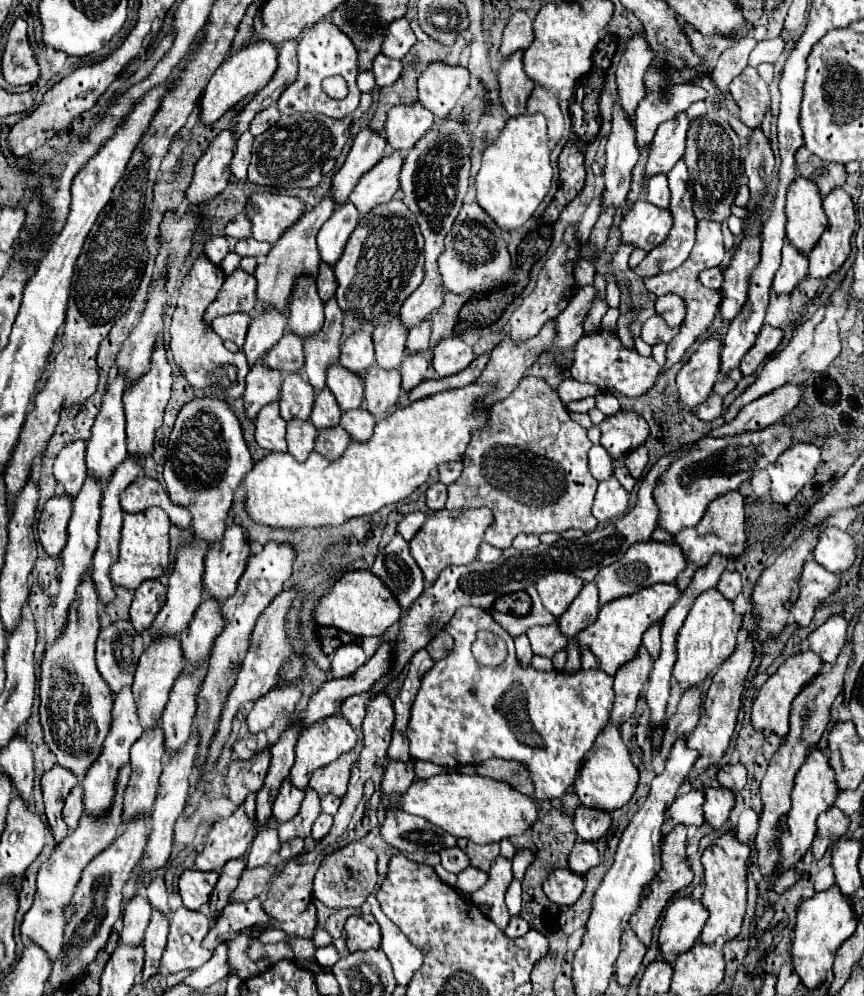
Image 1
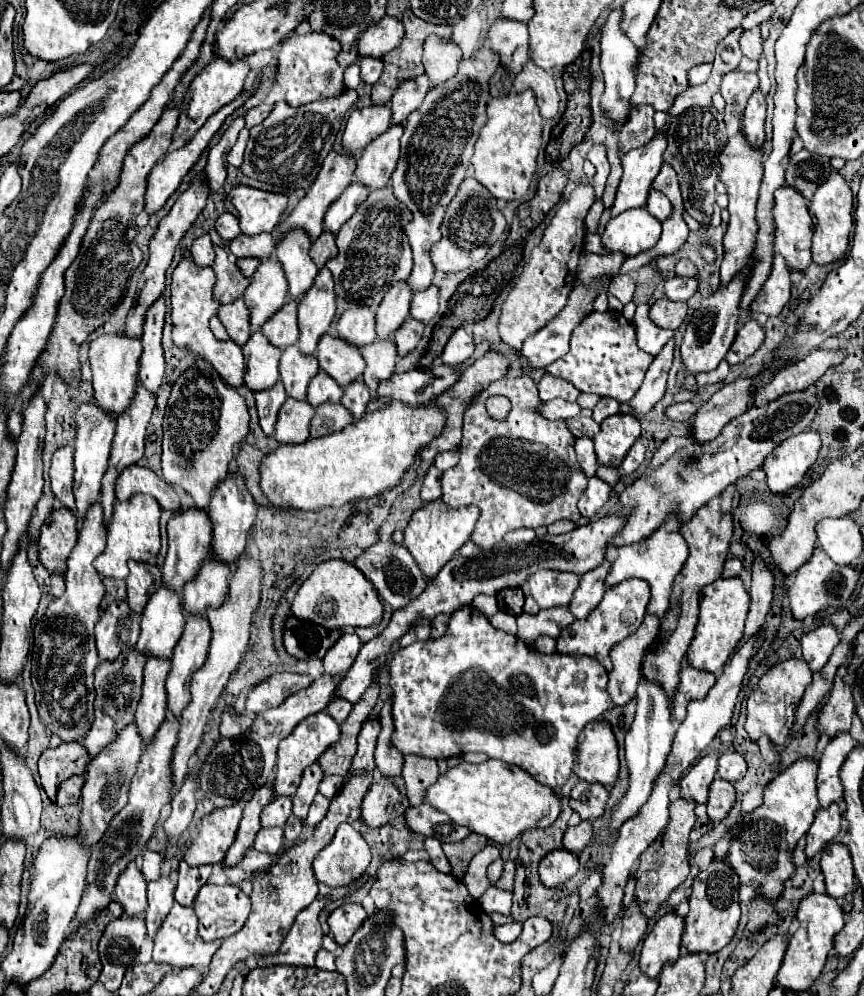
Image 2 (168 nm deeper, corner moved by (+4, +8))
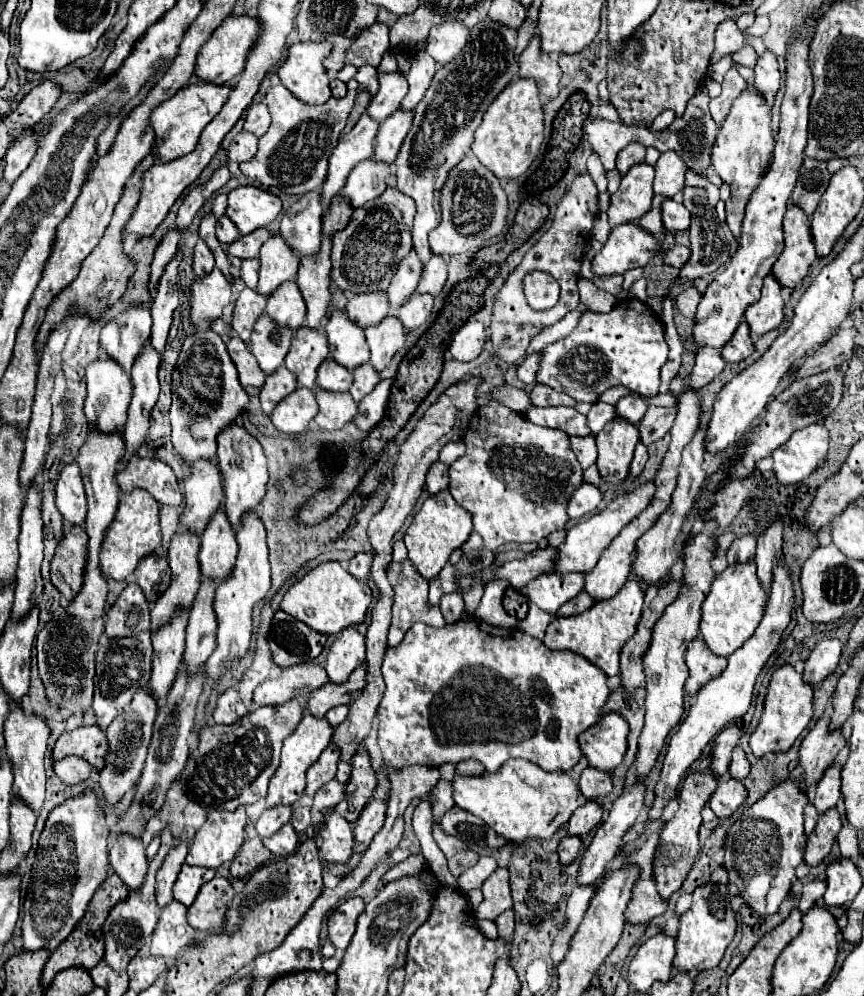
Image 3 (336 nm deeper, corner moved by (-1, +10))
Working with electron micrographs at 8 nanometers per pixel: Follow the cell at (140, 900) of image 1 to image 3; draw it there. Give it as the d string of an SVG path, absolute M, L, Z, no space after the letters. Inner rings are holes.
M120 836L110 842L110 864L130 892L140 890L148 872L148 858L138 838Z

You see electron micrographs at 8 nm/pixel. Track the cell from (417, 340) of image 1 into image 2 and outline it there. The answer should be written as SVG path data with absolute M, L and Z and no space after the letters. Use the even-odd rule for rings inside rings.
M431 284L427 290L413 294L411 300L411 316L423 322L429 322L439 308L439 288Z

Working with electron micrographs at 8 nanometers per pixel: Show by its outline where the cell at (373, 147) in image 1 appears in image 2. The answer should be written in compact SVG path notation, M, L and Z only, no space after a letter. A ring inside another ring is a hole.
M367 106L353 110L343 132L343 148L351 156L359 156L361 150L379 134L391 126L389 106Z

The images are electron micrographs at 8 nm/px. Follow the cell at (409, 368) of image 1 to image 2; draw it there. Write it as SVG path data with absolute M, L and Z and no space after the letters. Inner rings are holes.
M407 318L401 324L401 330L397 330L397 334L395 334L397 350L399 350L401 356L409 354L417 346L417 342L421 340L423 328L425 328L425 324L423 322L415 322L415 318Z

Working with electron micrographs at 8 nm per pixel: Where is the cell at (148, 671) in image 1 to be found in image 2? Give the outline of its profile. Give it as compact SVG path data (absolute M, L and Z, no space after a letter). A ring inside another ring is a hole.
M159 586L143 610L141 636L135 648L141 654L167 658L181 638L183 626L185 610L181 610L181 594L173 594L169 586Z

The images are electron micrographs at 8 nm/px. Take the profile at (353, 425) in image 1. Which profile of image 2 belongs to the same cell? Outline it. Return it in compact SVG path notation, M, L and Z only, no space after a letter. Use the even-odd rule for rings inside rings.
M353 380L349 386L345 386L345 394L341 398L341 404L353 414L353 418L361 418L367 408L369 398L371 398L371 394L369 394L369 388L365 386L365 382Z

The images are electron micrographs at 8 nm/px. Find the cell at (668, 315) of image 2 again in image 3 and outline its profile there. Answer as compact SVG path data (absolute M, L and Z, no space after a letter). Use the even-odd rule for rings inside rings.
M690 286L690 288L686 288L684 292L680 292L674 300L676 300L676 308L678 308L680 314L684 314L684 316L688 316L688 318L694 318L696 306L698 306L698 302L700 302L700 292L698 292L694 286Z

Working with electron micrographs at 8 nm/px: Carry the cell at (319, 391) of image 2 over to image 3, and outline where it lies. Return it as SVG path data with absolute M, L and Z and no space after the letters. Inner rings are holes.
M326 358L320 368L318 368L318 378L316 378L316 386L328 392L348 392L348 388L352 386L352 372L342 368L338 362Z

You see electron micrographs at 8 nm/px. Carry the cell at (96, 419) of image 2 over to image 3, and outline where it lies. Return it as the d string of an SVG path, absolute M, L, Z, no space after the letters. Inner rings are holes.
M104 358L104 360L92 362L86 368L86 382L88 382L88 396L84 400L84 414L86 414L88 424L94 426L102 434L120 432L122 426L126 424L126 412L128 412L128 404L132 398L130 376L122 372L122 368L114 364L114 360Z

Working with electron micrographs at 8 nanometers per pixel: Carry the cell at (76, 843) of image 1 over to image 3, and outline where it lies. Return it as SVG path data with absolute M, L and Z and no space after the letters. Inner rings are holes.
M144 688L144 692L138 692L134 696L134 700L124 708L122 716L118 716L118 720L114 720L108 726L108 730L106 730L108 752L106 752L104 768L100 770L100 790L102 790L108 804L116 804L118 800L124 798L124 794L128 790L132 790L136 786L138 776L142 774L146 748L152 738L152 726L154 726L156 712L158 712L158 704Z

